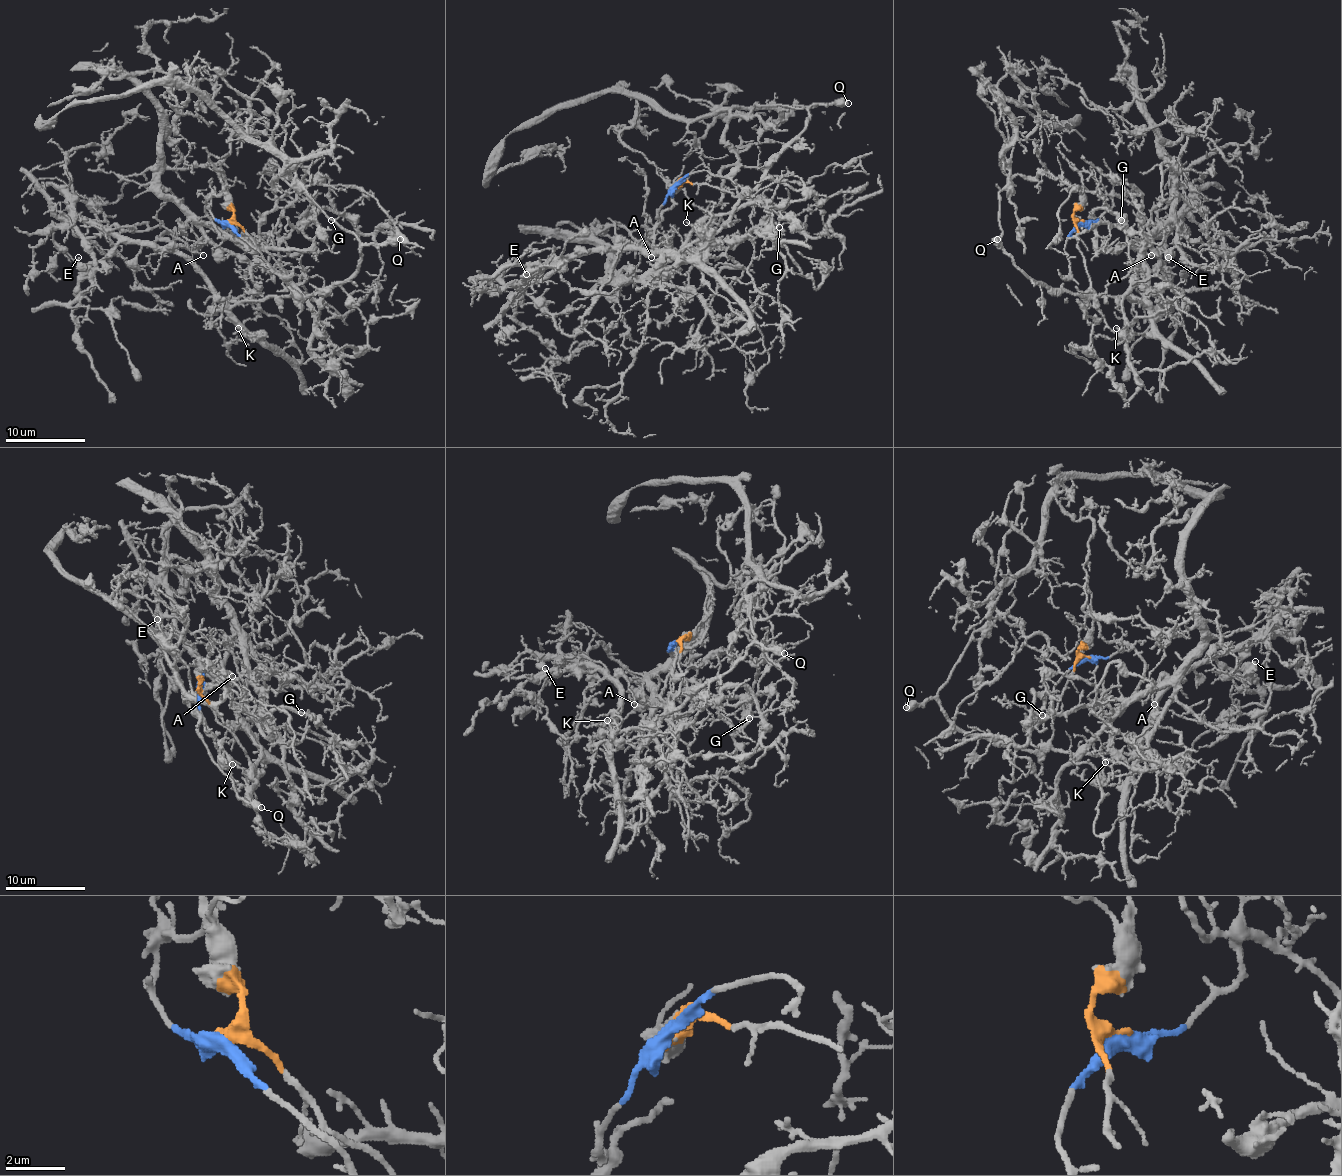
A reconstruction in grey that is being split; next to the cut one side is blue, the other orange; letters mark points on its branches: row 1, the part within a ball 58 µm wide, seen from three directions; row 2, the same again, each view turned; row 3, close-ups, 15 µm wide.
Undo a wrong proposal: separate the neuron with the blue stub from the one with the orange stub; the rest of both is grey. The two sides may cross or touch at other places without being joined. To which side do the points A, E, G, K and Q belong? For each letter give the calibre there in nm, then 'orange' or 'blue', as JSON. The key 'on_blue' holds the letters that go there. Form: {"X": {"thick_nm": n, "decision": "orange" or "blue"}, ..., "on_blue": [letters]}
{"A": {"thick_nm": 130, "decision": "orange"}, "E": {"thick_nm": 140, "decision": "orange"}, "G": {"thick_nm": 120, "decision": "blue"}, "K": {"thick_nm": 140, "decision": "orange"}, "Q": {"thick_nm": 600, "decision": "orange"}, "on_blue": ["G"]}

